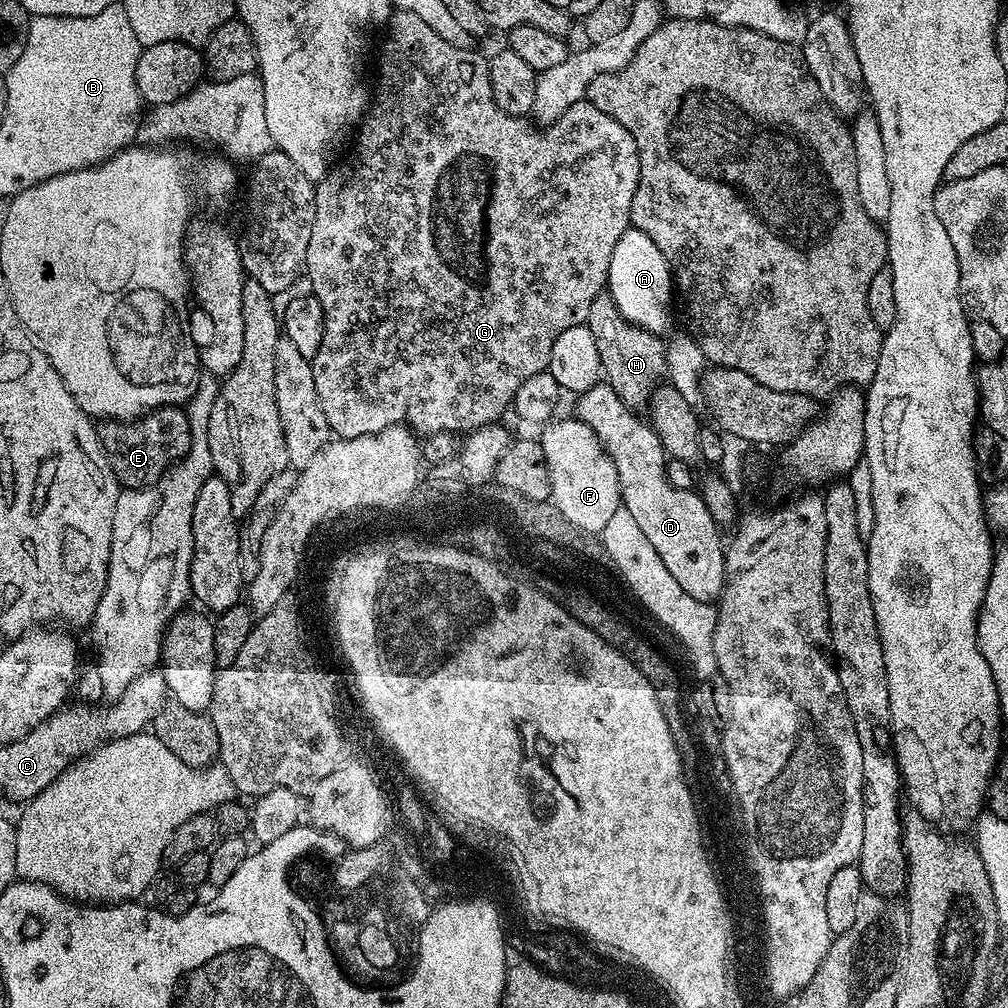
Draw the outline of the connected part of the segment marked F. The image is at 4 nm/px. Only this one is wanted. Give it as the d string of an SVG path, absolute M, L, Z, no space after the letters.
M575 418L560 419L553 419L543 425L539 433L548 460L555 466L564 464L564 476L555 474L550 478L550 483L555 485L553 498L559 500L560 508L567 513L567 520L573 523L576 529L587 534L603 533L606 522L610 522L614 512L622 506L620 475L614 462L609 460L602 442L594 434L594 430L586 426L586 422Z

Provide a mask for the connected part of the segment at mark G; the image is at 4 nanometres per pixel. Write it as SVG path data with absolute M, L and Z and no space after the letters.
M396 10L396 11L393 11L393 13L392 13L392 15L391 15L391 16L389 16L389 17L388 17L388 23L387 23L387 25L386 25L386 31L388 31L388 37L386 37L386 38L385 38L385 40L384 40L384 49L382 49L382 50L381 50L381 52L380 52L380 77L378 77L378 78L377 78L377 80L376 80L376 92L375 92L375 88L374 88L374 91L373 91L373 92L372 92L372 93L371 93L371 96L370 96L370 107L369 107L369 108L368 108L368 109L367 109L367 112L366 112L366 115L365 115L365 116L364 116L364 117L363 117L363 120L362 120L362 123L361 123L361 124L360 124L360 125L359 125L359 128L358 128L358 133L359 133L359 132L360 132L360 137L358 137L358 138L357 138L357 140L356 140L356 142L355 142L355 144L354 144L354 150L353 150L353 152L352 152L352 165L350 165L350 164L348 164L348 163L346 163L346 162L344 162L344 163L342 163L342 164L341 164L341 165L340 165L340 166L339 166L339 164L336 164L336 165L333 165L333 166L332 166L332 168L330 168L330 169L329 169L329 171L328 171L328 173L327 173L327 175L325 175L325 176L324 176L324 177L323 177L323 179L321 179L321 180L320 180L320 181L317 181L317 182L316 182L316 183L315 183L315 186L314 186L314 187L315 187L315 218L314 218L314 226L313 226L313 227L312 227L312 229L311 229L311 230L310 230L310 246L306 246L306 262L305 262L305 263L304 263L304 266L305 266L305 269L306 269L306 280L307 280L307 276L308 276L308 280L309 280L309 282L310 282L310 283L312 283L312 288L310 288L310 292L311 292L311 295L314 295L314 296L316 296L316 297L317 297L317 298L318 298L318 302L322 302L322 310L323 310L323 311L324 311L324 329L323 329L323 330L322 330L322 346L320 346L320 347L319 347L319 348L318 348L318 354L317 354L317 355L316 355L316 356L315 356L315 358L313 358L313 359L312 359L312 360L311 360L311 361L312 361L312 373L313 373L313 374L314 374L314 386L318 386L318 402L322 402L322 414L326 414L326 422L327 422L327 423L328 423L328 427L329 427L329 428L332 428L332 427L333 427L333 428L335 428L335 429L340 429L340 432L344 432L344 434L345 434L345 435L356 435L356 433L360 433L360 432L368 432L368 429L375 429L375 428L383 428L383 426L384 426L384 424L389 424L389 423L392 423L392 420L398 420L398 419L400 419L400 417L402 417L402 416L406 416L406 417L408 417L408 420L412 420L412 424L416 424L416 426L417 426L417 427L418 427L418 428L420 428L420 429L424 429L424 430L425 430L425 431L435 431L435 430L436 430L436 429L438 429L438 428L444 428L444 427L446 427L446 428L467 428L467 427L471 427L471 426L472 426L472 425L477 425L477 426L478 426L478 427L479 427L479 428L486 428L486 427L489 427L489 426L492 426L492 425L495 425L495 424L496 424L496 423L497 423L497 421L499 421L499 420L496 420L496 419L498 419L498 418L499 418L499 416L500 416L500 415L502 415L502 414L503 414L503 412L504 412L504 411L506 411L506 410L507 410L507 408L508 408L508 411L509 411L509 409L511 409L511 408L512 408L512 407L513 407L513 404L514 404L514 401L515 401L515 399L516 399L516 391L517 391L517 390L518 390L518 386L522 386L522 382L526 382L526 378L534 378L534 377L535 377L535 376L537 376L537 374L539 374L539 372L547 372L547 371L549 371L549 364L550 364L550 362L551 362L551 351L552 351L552 350L553 350L553 349L554 349L554 342L555 342L555 339L556 339L556 338L558 338L558 336L559 336L559 335L560 335L560 334L562 334L562 332L563 332L563 331L564 331L564 330L568 330L568 329L570 329L570 328L571 328L571 327L578 327L578 326L580 326L580 325L587 325L587 323L588 323L588 315L589 315L589 314L590 314L590 306L594 306L594 298L598 298L598 297L599 297L599 296L601 296L601 294L602 294L602 293L603 293L603 292L604 292L604 291L605 291L605 288L606 288L606 285L607 285L607 282L608 282L608 271L609 271L609 270L610 270L610 258L611 258L611 257L612 257L612 255L613 255L613 254L614 254L614 246L618 246L618 238L622 238L622 234L623 234L623 233L624 233L624 232L627 232L627 231L628 231L628 229L629 229L629 227L630 227L630 225L631 225L631 222L632 222L632 203L633 203L633 202L634 202L634 190L638 190L638 178L639 178L639 177L640 177L640 155L639 155L639 154L638 154L638 150L637 150L637 149L636 149L636 143L635 143L635 142L634 142L634 138L633 138L633 137L632 137L632 135L631 135L631 134L630 134L630 130L626 130L626 126L622 126L622 122L618 122L618 121L617 121L617 120L615 120L615 119L614 119L614 118L610 118L610 114L602 114L602 110L598 110L598 106L594 106L594 105L593 105L593 104L590 104L590 103L588 103L588 101L587 101L587 99L583 99L583 100L580 100L580 101L579 101L579 102L578 102L578 103L576 103L576 104L575 104L575 105L574 105L574 106L570 106L570 110L566 110L566 114L562 114L562 115L561 115L561 116L560 116L560 117L558 117L558 118L557 118L557 119L556 119L556 121L554 121L554 122L553 122L553 123L552 123L552 124L549 124L549 125L547 125L547 127L545 127L545 128L544 128L544 129L543 129L543 130L538 130L538 128L537 128L537 125L536 125L536 124L535 124L535 123L533 123L533 121L532 121L532 120L531 120L531 119L528 119L528 118L525 118L525 117L522 117L522 116L507 116L507 115L506 115L506 113L505 113L505 112L503 112L503 111L502 111L502 109L500 109L500 107L498 107L498 105L496 105L496 103L495 103L495 102L494 102L494 90L490 90L490 70L489 70L489 69L488 69L488 60L487 60L487 59L485 59L485 57L483 57L483 58L482 58L482 57L480 57L480 56L479 56L479 54L478 54L478 53L476 53L476 52L472 52L472 51L473 51L473 49L472 49L472 48L471 48L471 47L467 47L467 48L459 48L459 47L458 47L458 46L454 46L454 45L453 45L453 44L451 44L451 43L450 43L450 42L446 42L446 38L442 38L442 37L441 37L441 36L439 36L439 34L434 34L434 30L430 30L430 26L426 26L426 22L422 22L422 18L418 18L418 14L414 14L414 13L413 13L413 12L402 12L402 11L399 11L399 10Z

